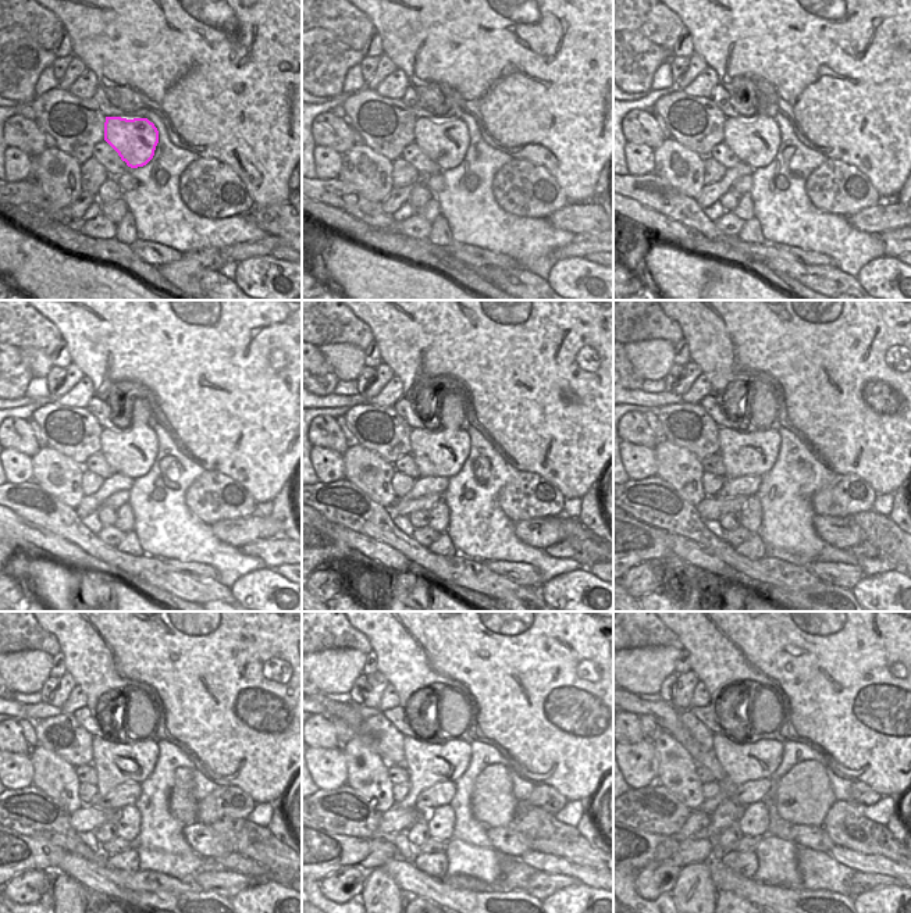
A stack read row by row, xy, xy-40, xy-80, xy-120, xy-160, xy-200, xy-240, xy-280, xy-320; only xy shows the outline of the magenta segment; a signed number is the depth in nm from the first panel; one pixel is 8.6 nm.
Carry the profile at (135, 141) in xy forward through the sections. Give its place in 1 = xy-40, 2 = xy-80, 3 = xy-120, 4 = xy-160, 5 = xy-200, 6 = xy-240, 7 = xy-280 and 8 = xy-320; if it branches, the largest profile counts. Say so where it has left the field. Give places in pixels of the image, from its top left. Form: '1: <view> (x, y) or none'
1: xy-40 (445, 142)
2: xy-80 (755, 141)
3: xy-120 (131, 453)
4: xy-160 (442, 453)
5: xy-200 (754, 453)
6: xy-240 (116, 765)
7: xy-280 (427, 765)
8: xy-320 (742, 763)

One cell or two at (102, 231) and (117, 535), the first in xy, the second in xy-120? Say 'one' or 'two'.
one

